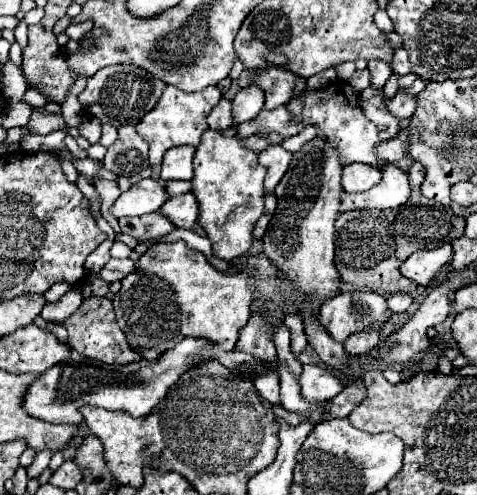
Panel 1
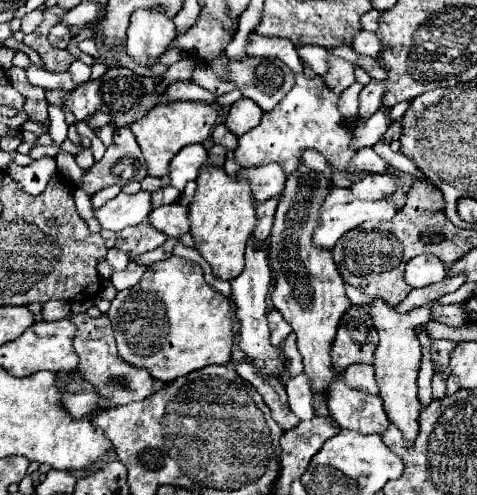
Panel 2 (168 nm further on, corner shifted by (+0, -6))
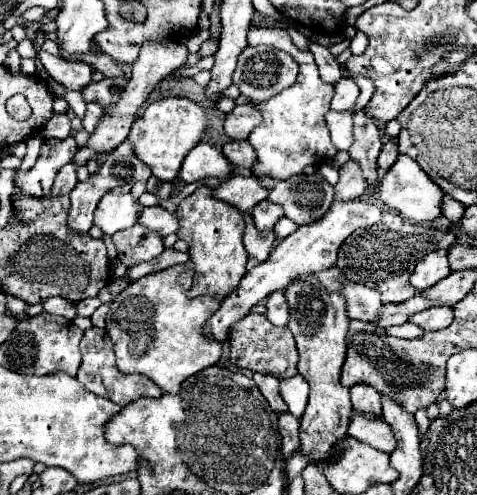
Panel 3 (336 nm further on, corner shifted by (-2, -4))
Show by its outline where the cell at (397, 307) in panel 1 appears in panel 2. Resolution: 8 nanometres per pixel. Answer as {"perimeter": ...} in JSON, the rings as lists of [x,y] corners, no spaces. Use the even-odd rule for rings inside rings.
{"perimeter":[[[346,284],[346,294],[348,294],[350,302],[352,302],[352,304],[356,304],[356,306],[364,306],[364,304],[370,304],[370,302],[374,302],[374,296],[360,294],[360,292],[358,292],[356,288],[352,288],[350,284]]]}

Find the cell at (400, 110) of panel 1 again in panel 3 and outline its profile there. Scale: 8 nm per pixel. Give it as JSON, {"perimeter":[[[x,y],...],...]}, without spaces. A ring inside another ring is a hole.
{"perimeter":[[[390,140],[388,144],[384,144],[384,148],[378,156],[378,166],[382,170],[388,170],[396,162],[396,158],[398,158],[398,144],[394,144],[394,140]]]}

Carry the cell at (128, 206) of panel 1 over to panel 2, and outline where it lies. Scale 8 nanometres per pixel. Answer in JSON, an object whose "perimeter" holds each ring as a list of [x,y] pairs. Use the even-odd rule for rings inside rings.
{"perimeter":[[[140,190],[138,194],[124,194],[120,192],[116,198],[106,202],[100,210],[96,210],[96,220],[106,230],[124,230],[128,226],[136,226],[148,220],[152,212],[150,192]]]}

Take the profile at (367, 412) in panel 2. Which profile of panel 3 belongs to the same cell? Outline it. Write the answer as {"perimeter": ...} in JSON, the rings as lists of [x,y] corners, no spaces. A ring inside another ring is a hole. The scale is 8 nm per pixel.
{"perimeter":[[[354,412],[348,434],[386,454],[392,454],[396,448],[396,438],[392,436],[392,430],[384,422],[384,418],[366,418],[364,414]]]}

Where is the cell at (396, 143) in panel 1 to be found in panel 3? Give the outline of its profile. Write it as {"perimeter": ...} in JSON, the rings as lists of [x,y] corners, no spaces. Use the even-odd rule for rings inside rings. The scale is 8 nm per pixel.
{"perimeter":[[[354,160],[342,166],[340,170],[340,180],[334,186],[334,200],[356,200],[364,194],[364,178],[360,172],[360,166],[356,166]]]}

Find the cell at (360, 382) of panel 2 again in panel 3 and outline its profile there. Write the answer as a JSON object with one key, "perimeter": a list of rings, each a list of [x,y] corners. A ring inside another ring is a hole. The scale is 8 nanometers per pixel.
{"perimeter":[[[356,384],[350,388],[352,404],[356,412],[364,412],[366,416],[382,416],[380,412],[380,394],[366,384]]]}

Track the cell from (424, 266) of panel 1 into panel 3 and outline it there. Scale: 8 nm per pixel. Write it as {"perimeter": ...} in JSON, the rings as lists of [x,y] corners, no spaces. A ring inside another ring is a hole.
{"perimeter":[[[436,250],[436,252],[430,252],[428,256],[424,256],[416,264],[414,274],[410,276],[410,284],[420,292],[424,288],[434,286],[438,280],[442,280],[448,274],[450,274],[448,250]]]}

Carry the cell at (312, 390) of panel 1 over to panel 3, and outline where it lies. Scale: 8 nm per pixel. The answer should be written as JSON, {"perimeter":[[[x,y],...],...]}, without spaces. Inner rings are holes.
{"perimeter":[[[300,374],[286,378],[286,380],[280,380],[280,396],[288,404],[290,414],[300,418],[306,404],[308,404],[308,382]]]}

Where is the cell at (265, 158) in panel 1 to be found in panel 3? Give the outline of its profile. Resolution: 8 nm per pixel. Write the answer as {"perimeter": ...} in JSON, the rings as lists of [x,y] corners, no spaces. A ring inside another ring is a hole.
{"perimeter":[[[234,174],[224,184],[212,190],[212,198],[224,200],[242,212],[252,210],[258,202],[266,200],[266,196],[268,190],[260,184],[256,176],[240,176],[240,174]]]}

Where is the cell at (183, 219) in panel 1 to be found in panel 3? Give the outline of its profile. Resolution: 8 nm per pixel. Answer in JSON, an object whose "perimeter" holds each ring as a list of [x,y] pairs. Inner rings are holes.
{"perimeter":[[[160,206],[142,208],[138,224],[142,224],[144,228],[156,232],[162,238],[168,236],[168,234],[174,234],[178,230],[178,218],[172,212],[160,208]]]}

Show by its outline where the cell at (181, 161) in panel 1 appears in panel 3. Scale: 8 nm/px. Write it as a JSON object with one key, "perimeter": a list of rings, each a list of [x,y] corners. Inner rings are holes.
{"perimeter":[[[204,142],[196,144],[196,148],[188,152],[180,170],[180,178],[186,184],[198,182],[204,178],[226,180],[232,174],[234,174],[234,164],[218,148]]]}

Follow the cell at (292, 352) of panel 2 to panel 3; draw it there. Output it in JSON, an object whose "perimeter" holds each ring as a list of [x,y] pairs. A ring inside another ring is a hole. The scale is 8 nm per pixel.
{"perimeter":[[[248,314],[240,324],[236,324],[236,330],[232,334],[232,342],[230,342],[230,364],[250,370],[250,372],[266,372],[266,366],[270,366],[270,374],[278,376],[278,378],[292,378],[298,374],[296,364],[298,364],[298,352],[296,352],[296,344],[294,344],[294,336],[290,332],[290,328],[276,328],[274,324],[270,324],[268,318],[264,318],[262,314]],[[278,360],[286,362],[286,368],[282,370],[278,366]]]}

